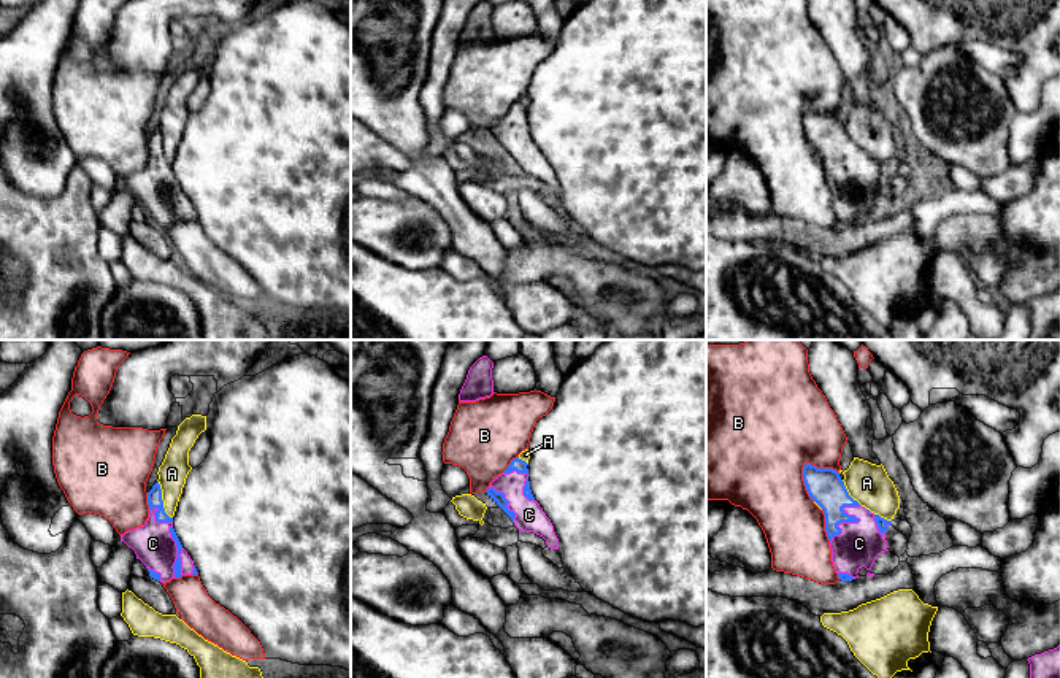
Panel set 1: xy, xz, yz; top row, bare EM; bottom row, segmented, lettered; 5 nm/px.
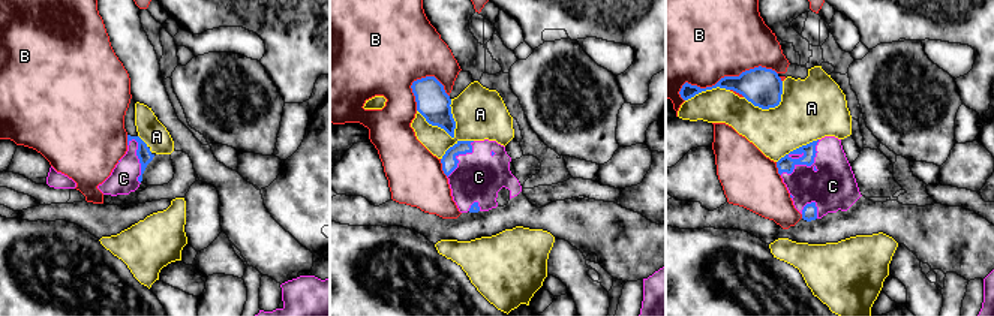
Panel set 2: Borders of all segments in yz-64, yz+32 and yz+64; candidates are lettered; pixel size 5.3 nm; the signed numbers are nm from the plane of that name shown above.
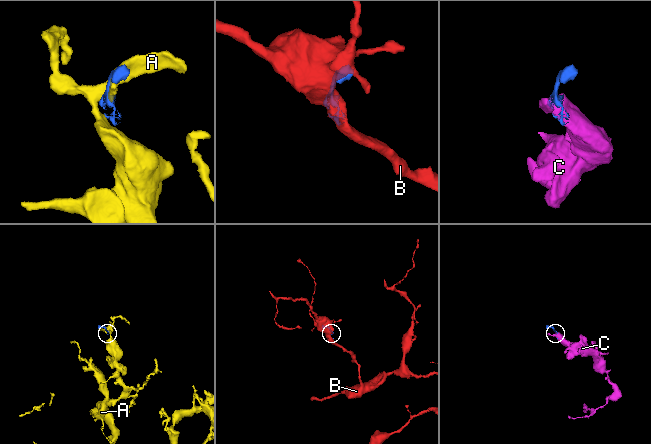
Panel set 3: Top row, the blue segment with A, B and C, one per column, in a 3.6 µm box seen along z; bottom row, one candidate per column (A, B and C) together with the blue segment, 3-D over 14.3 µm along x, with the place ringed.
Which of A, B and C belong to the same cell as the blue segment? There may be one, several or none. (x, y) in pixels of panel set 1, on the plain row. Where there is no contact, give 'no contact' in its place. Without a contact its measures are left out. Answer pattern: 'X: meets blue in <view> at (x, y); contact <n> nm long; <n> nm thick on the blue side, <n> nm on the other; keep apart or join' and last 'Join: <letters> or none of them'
A: meets blue in xy at (161, 143); contact 220 nm long; 80 nm thick on the blue side, 140 nm on the other; keep apart
B: meets blue in yz at (803, 124); contact 200 nm long; 180 nm thick on the blue side, 460 nm on the other; keep apart
C: meets blue in yz at (854, 165); contact 240 nm long; 180 nm thick on the blue side, 220 nm on the other; join
Join: C

